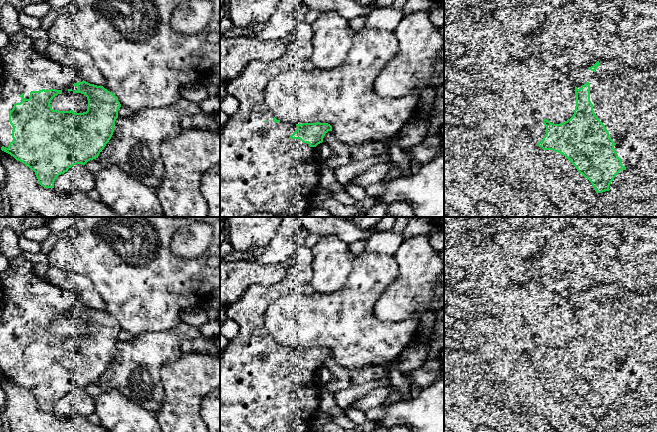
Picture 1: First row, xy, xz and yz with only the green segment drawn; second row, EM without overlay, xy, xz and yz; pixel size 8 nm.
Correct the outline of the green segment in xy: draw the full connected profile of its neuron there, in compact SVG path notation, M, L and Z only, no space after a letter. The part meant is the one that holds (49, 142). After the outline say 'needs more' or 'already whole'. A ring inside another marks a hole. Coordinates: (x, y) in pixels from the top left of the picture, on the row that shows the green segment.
M10 5L0 8L0 28L9 36L9 43L0 49L3 67L0 77L0 148L33 170L41 186L54 188L55 179L69 168L98 158L113 135L121 104L115 94L103 86L90 84L70 66L37 53L33 40L22 30L19 13ZM72 86L78 87L74 93L87 97L87 111L53 110L51 100Z; needs more

